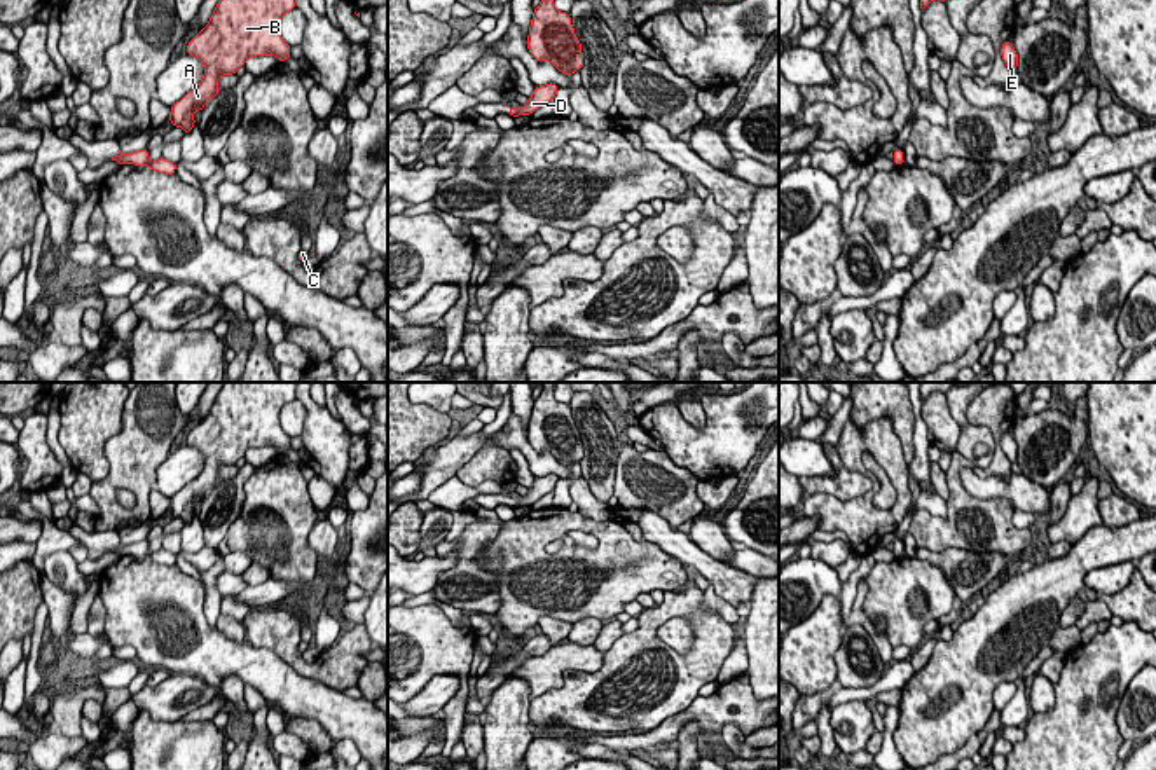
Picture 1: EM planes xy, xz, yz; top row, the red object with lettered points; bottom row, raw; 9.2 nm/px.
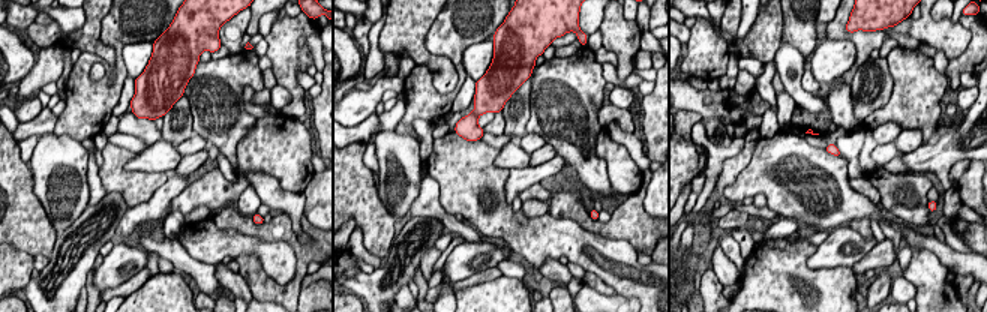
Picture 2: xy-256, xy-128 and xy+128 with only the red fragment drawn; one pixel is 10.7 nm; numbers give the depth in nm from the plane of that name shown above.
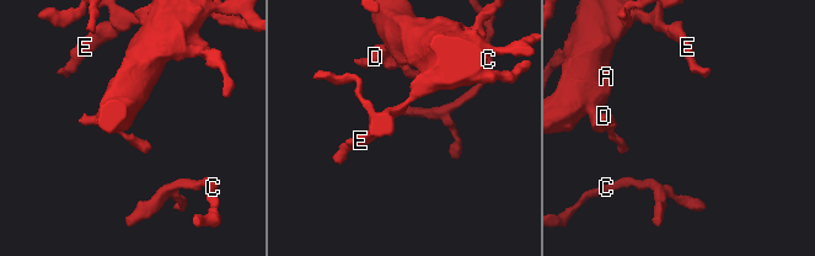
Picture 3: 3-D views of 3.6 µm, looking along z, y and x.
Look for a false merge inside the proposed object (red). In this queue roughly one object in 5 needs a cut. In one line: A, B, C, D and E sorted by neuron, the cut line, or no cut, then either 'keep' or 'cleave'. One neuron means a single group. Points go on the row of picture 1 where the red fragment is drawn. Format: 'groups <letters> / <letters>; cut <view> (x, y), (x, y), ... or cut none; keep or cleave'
groups A B C D E; cut none; keep

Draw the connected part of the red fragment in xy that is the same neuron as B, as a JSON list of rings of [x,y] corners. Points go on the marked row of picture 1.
[[[218,0],[208,24],[187,44],[187,54],[204,65],[203,80],[169,110],[173,127],[190,133],[194,112],[201,112],[220,89],[222,75],[234,75],[248,58],[274,56],[281,63],[292,58],[279,31],[281,17],[297,0]]]

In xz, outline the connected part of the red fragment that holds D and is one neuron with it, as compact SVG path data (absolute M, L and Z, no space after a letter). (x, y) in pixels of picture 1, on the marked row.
M554 82L534 87L533 96L527 98L527 103L522 105L520 110L510 107L508 115L512 115L512 117L531 115L534 110L538 110L545 103L552 101L557 94L557 89L559 89L559 86Z

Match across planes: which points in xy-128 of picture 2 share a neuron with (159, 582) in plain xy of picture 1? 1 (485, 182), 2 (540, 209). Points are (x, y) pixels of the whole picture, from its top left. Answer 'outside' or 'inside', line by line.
1: inside
2: outside

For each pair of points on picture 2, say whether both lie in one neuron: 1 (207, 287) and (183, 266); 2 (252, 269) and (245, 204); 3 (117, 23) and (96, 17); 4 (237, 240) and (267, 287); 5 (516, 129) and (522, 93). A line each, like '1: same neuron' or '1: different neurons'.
1: same neuron
2: different neurons
3: different neurons
4: different neurons
5: same neuron

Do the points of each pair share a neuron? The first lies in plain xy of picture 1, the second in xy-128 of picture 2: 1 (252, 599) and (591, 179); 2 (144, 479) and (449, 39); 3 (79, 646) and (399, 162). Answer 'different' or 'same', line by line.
1: different
2: same
3: different

